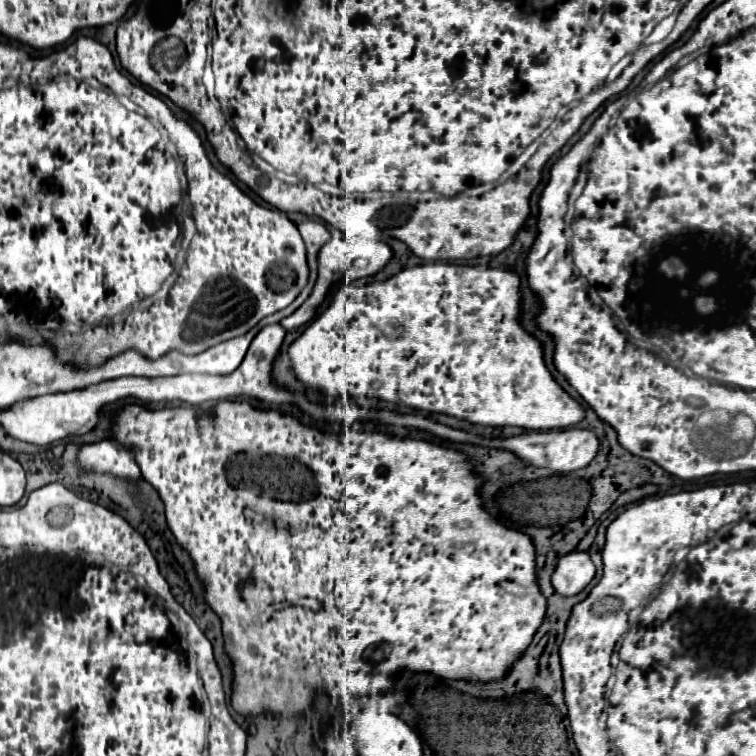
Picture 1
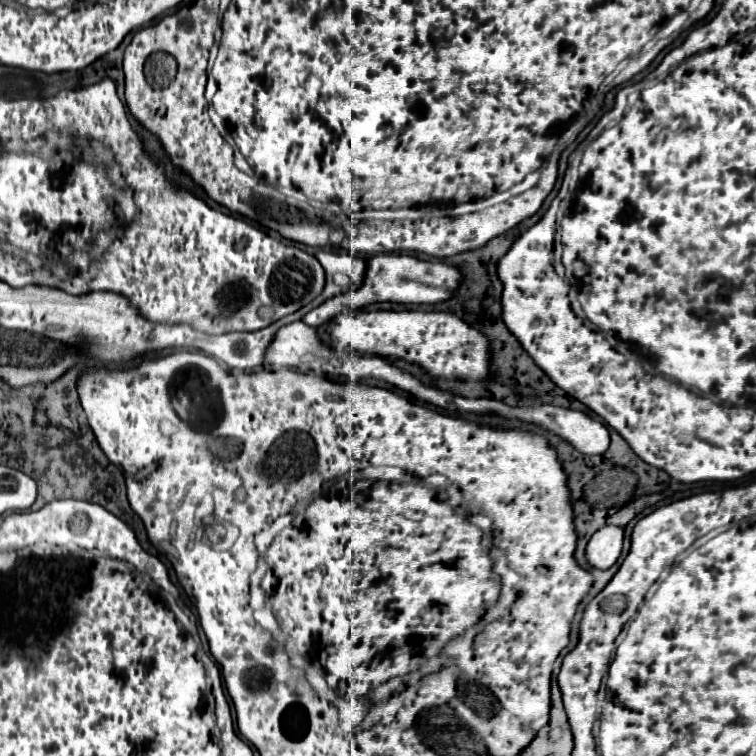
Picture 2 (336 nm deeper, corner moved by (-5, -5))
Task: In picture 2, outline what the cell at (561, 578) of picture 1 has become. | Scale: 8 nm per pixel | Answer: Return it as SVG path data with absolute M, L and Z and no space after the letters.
M605 525L601 527L585 547L585 559L595 569L609 569L621 555L623 529Z

